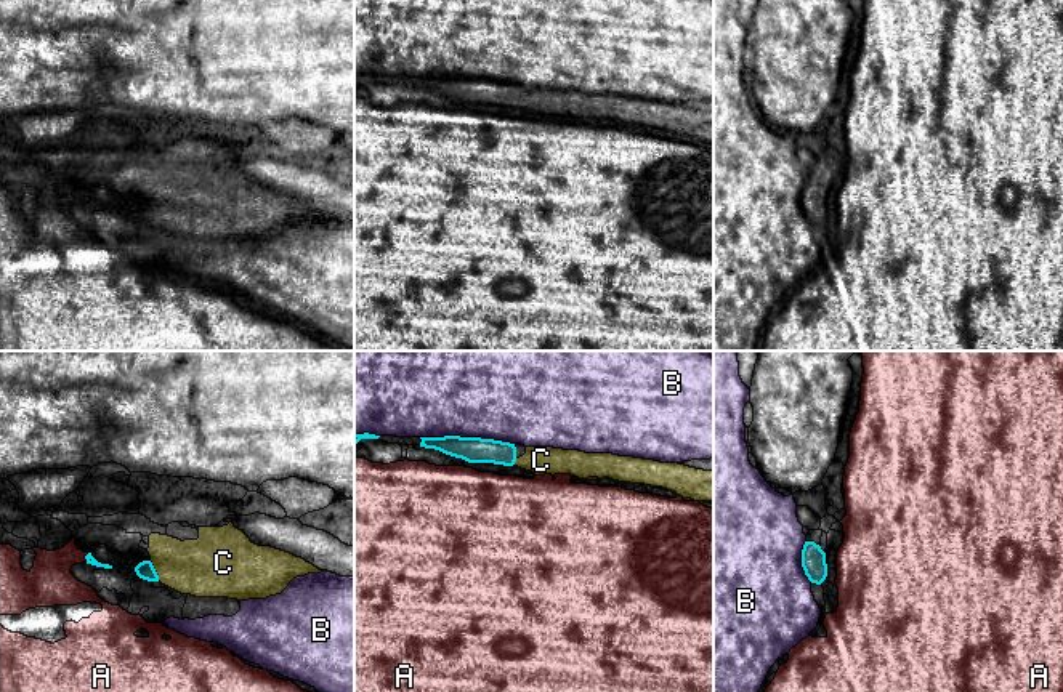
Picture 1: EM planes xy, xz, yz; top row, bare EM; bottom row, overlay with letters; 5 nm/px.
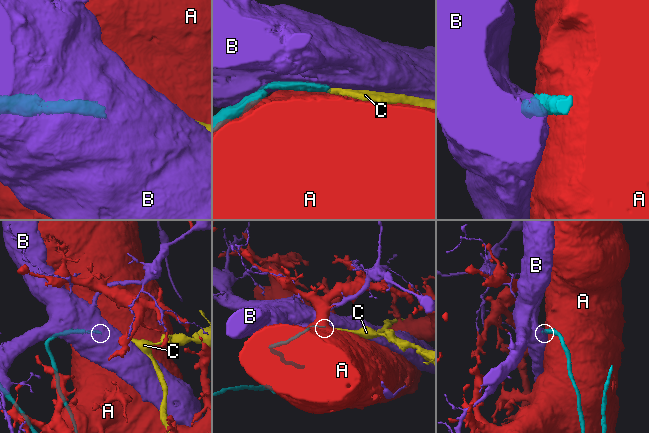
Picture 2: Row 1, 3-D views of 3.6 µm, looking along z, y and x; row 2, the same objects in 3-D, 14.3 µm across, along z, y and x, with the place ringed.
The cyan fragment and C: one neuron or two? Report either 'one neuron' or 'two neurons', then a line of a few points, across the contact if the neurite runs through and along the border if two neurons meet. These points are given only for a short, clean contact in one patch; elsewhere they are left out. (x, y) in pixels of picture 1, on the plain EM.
one neuron; line xy (145, 210), (154, 212), (204, 209)

